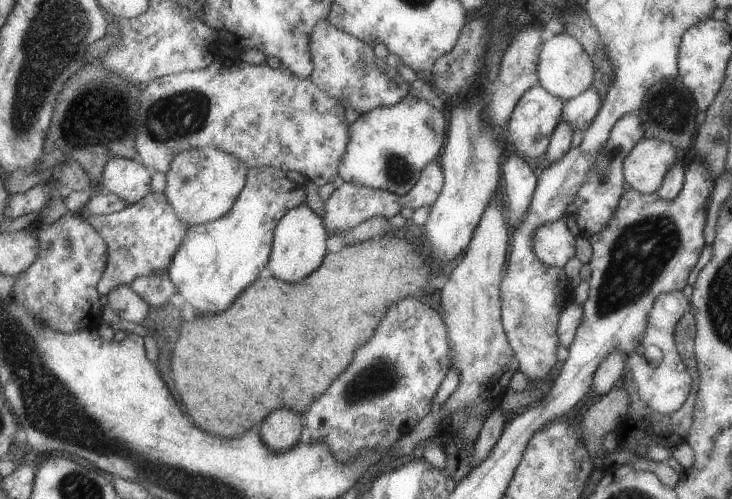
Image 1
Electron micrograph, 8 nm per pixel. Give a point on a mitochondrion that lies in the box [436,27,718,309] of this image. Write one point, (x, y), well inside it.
(675, 109)

